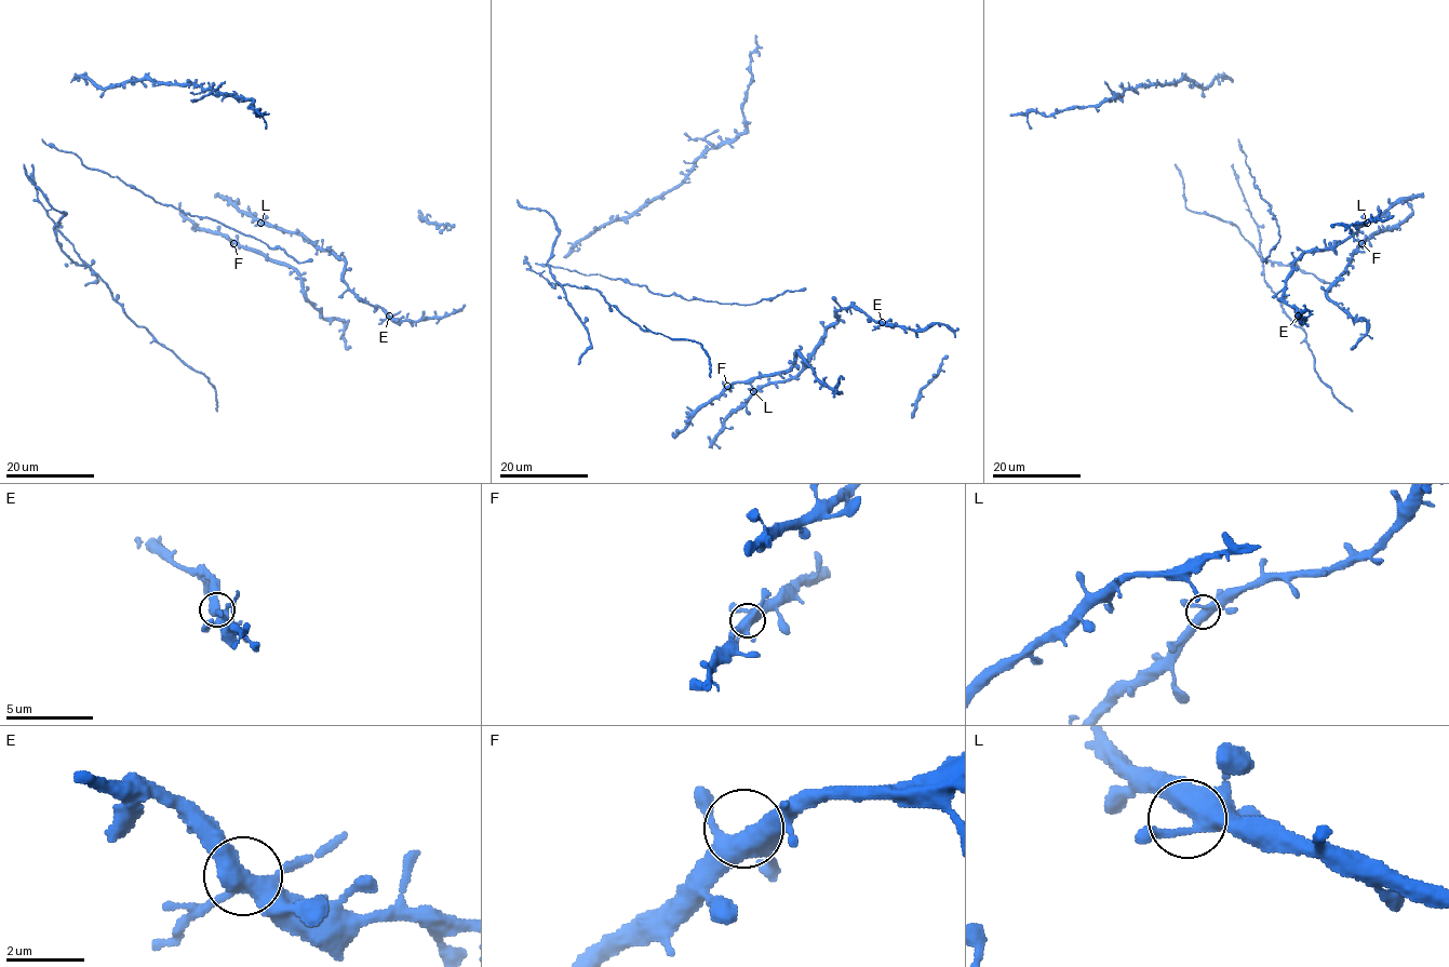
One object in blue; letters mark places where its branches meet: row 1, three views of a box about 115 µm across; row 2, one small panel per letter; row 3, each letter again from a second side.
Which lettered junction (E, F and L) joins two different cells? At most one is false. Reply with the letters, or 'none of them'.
none of them

